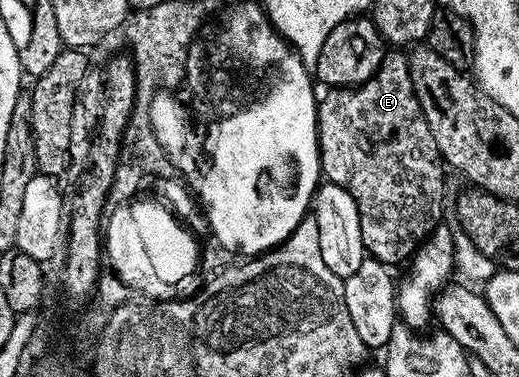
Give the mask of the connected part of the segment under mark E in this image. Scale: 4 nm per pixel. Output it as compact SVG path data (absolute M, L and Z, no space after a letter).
M391 50L383 54L380 69L368 82L359 83L357 87L330 89L325 93L327 95L323 99L321 96L316 103L321 174L352 195L359 210L362 243L373 258L387 265L401 259L409 260L434 228L443 222L442 202L446 199L442 154L438 152L432 129L428 129L428 121L424 121L420 101L416 101L409 58L401 50Z

